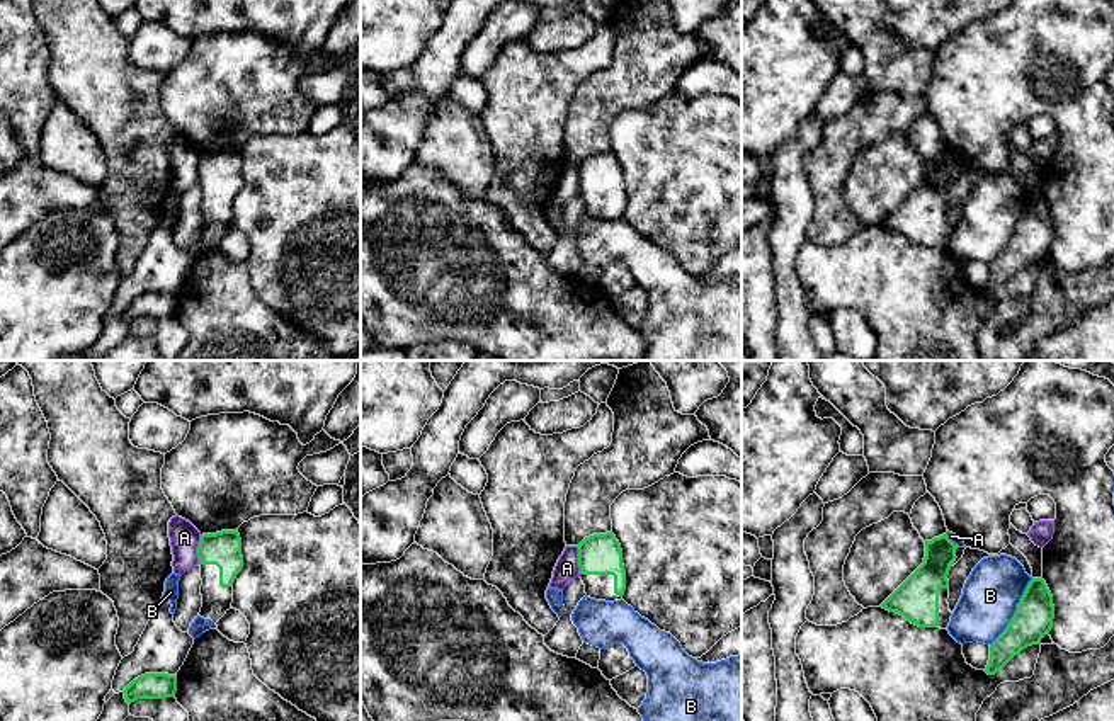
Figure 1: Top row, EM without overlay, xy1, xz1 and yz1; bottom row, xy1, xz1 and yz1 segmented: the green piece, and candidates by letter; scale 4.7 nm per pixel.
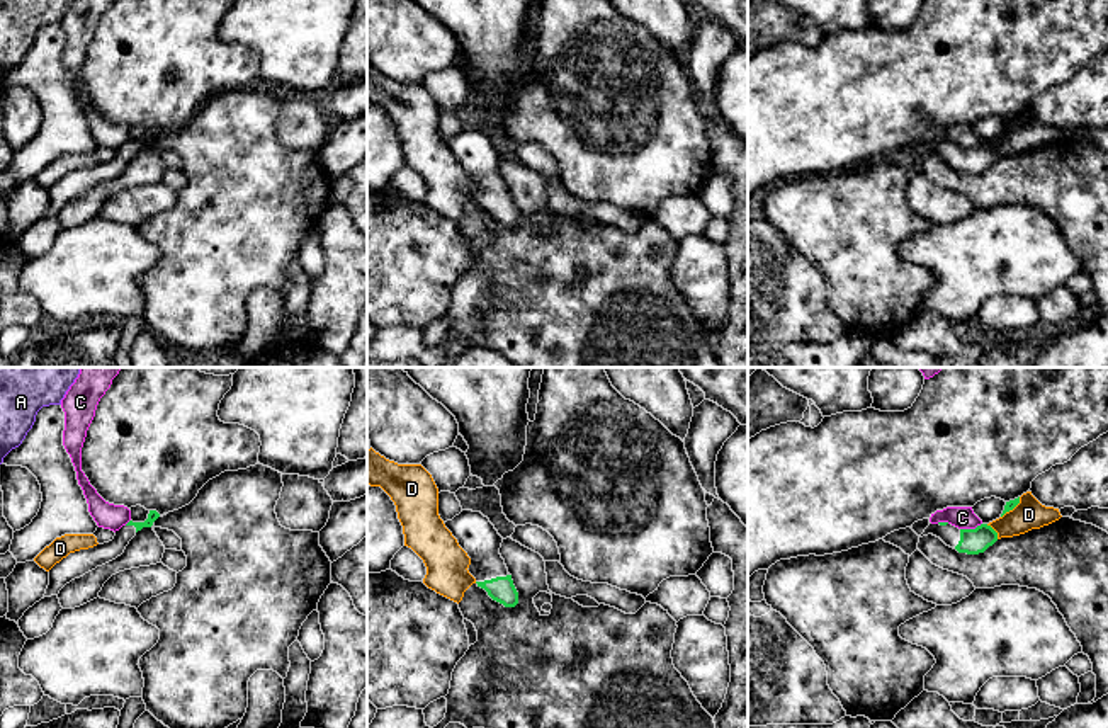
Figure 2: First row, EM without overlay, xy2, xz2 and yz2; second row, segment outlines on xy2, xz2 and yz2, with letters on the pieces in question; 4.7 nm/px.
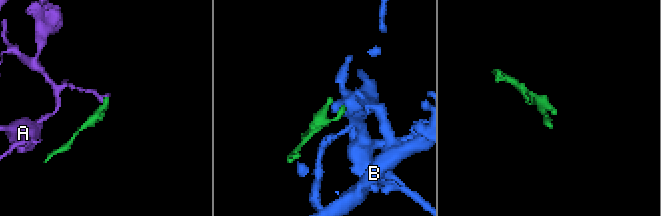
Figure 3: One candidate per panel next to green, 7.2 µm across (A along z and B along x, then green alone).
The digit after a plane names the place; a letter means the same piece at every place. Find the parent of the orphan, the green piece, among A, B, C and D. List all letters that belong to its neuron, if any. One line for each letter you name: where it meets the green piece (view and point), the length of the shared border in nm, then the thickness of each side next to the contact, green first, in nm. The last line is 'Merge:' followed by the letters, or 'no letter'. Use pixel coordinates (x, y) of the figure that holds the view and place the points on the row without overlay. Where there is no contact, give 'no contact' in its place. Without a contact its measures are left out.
Merge: no letter

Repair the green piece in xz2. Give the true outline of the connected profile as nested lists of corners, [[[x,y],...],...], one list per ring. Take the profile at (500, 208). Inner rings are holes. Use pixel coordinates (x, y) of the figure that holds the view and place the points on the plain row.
[[[462,129],[444,143],[471,177],[467,189],[476,197],[478,206],[505,226],[515,226],[518,211],[500,173],[503,156],[489,138],[481,131]]]

